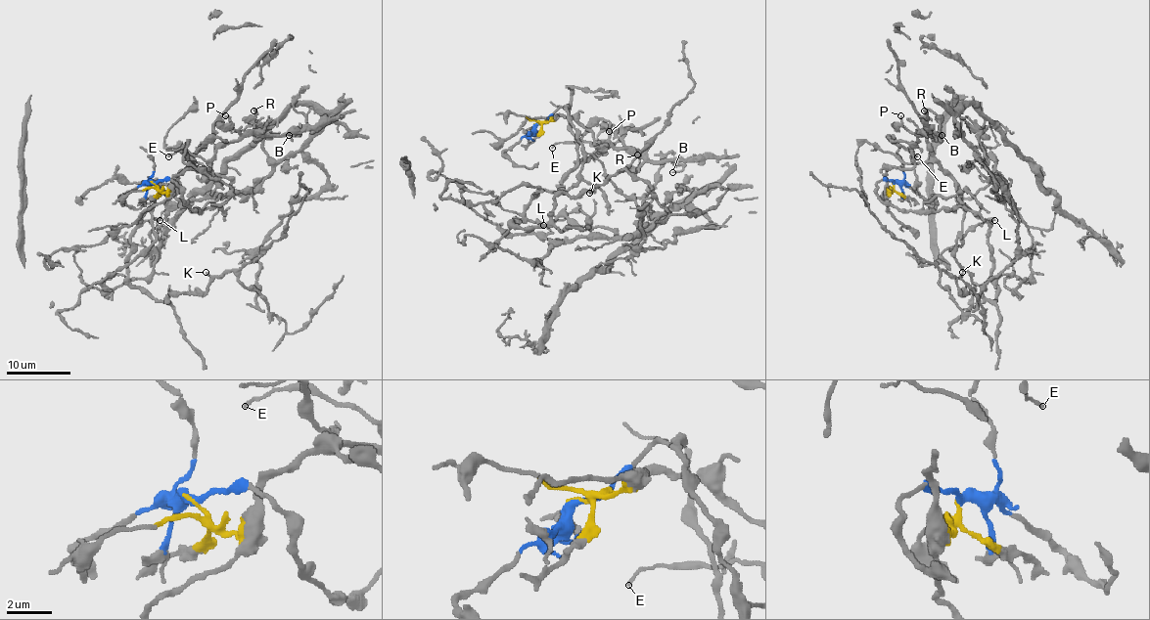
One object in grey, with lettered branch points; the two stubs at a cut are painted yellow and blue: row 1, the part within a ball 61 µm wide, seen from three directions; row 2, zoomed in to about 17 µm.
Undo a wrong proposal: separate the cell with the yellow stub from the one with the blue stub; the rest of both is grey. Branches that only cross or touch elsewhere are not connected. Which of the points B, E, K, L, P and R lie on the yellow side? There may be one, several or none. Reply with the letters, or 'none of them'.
B, E, P, R

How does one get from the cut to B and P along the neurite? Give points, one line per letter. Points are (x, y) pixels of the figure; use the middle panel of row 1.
B: (536, 124), (574, 117), (594, 145), (676, 161), (683, 167), (671, 172)
P: (536, 124), (559, 115), (574, 117), (589, 130), (594, 145), (623, 147), (623, 142), (609, 132)

